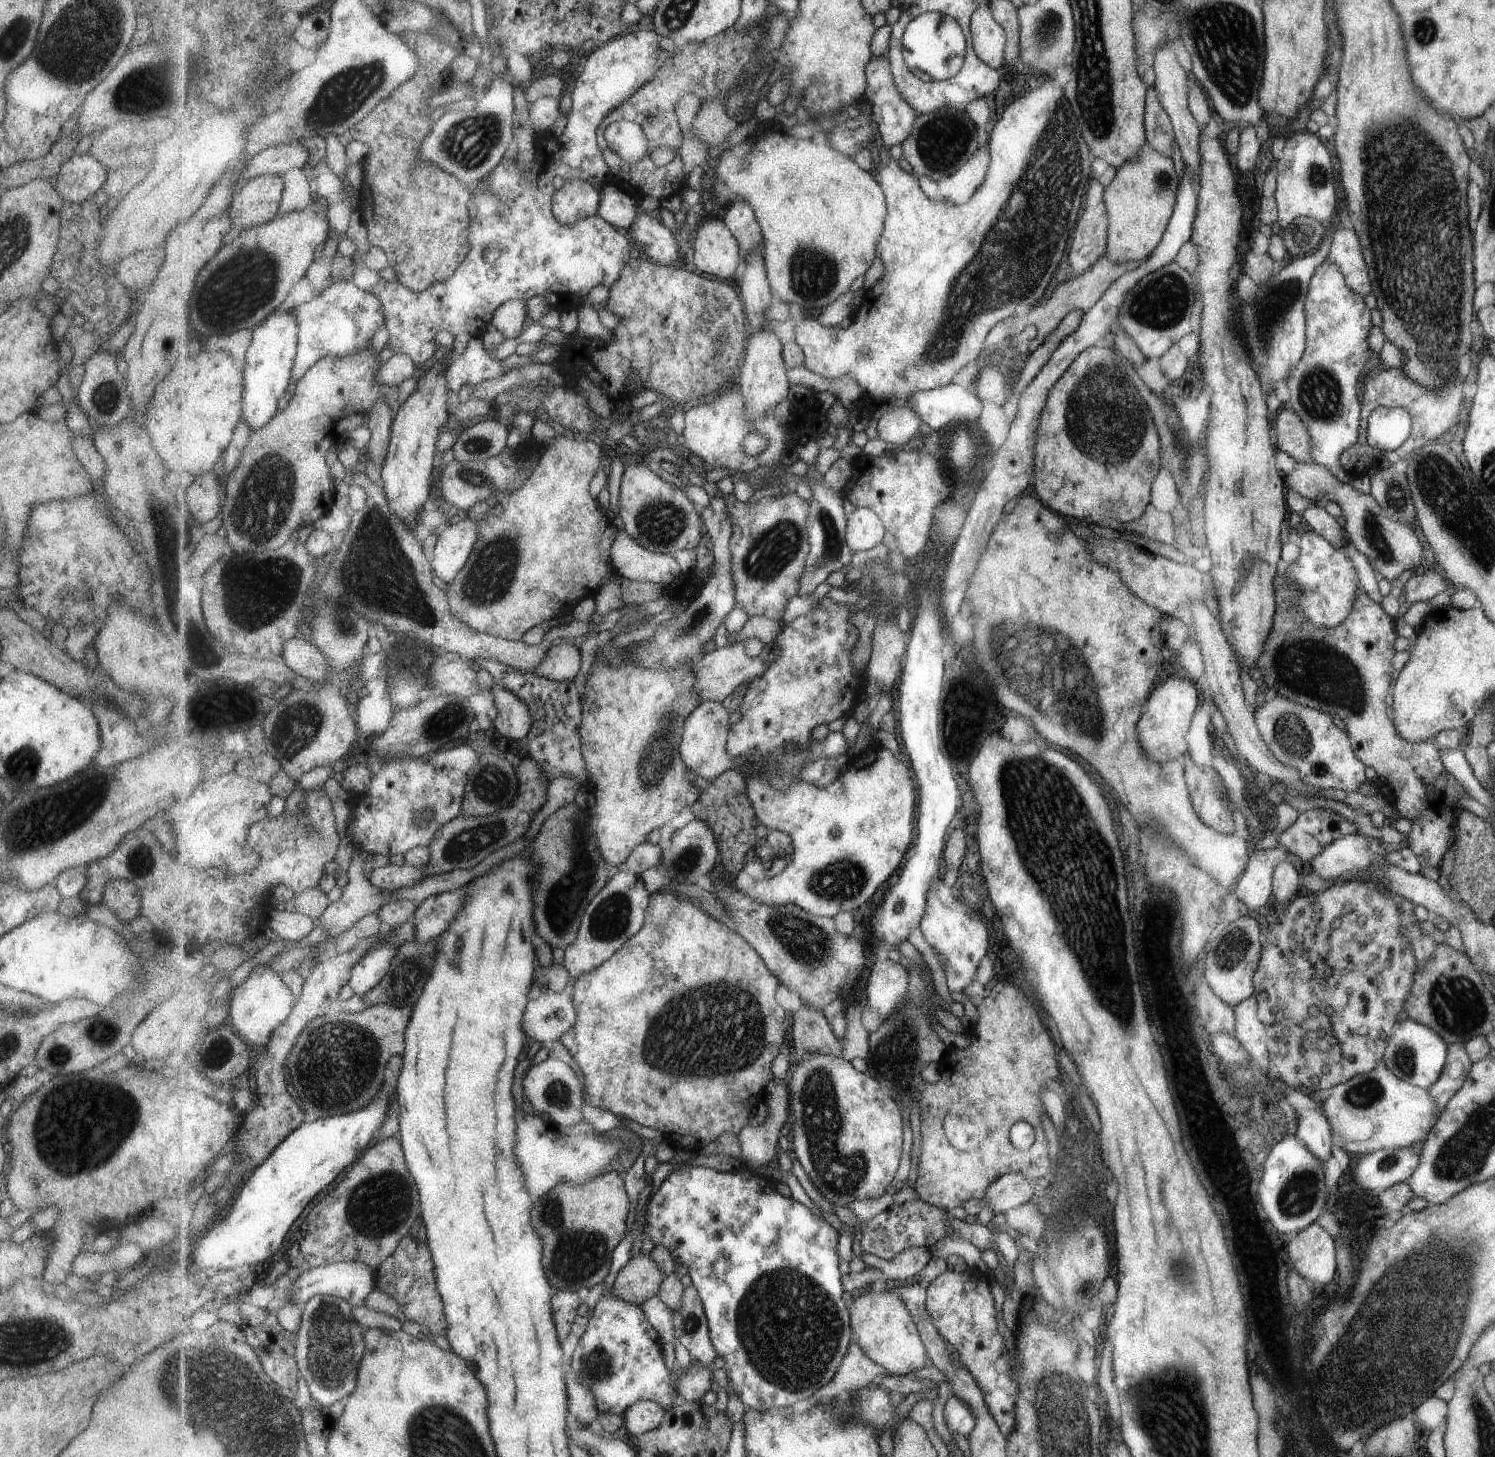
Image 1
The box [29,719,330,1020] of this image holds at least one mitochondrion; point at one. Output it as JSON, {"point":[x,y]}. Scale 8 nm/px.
{"point":[141,861]}

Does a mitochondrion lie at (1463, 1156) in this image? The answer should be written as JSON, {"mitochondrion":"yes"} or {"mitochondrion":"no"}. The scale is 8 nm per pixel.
{"mitochondrion":"yes"}

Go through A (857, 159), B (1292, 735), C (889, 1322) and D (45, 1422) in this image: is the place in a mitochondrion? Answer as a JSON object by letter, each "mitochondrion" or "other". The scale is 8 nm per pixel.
{"A":"other","B":"mitochondrion","C":"other","D":"other"}

